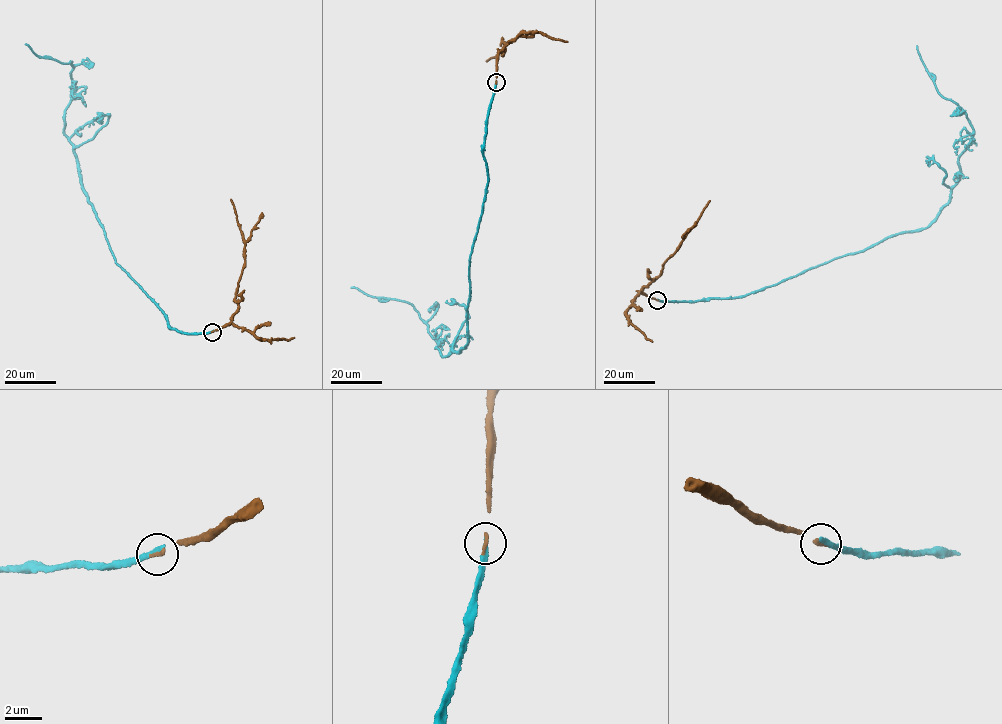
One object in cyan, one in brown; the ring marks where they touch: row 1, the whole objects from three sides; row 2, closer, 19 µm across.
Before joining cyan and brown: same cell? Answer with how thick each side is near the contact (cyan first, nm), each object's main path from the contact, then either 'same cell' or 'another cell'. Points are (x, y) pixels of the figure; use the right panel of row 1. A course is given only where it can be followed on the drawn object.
calibres 320 and 200 nm; course cyan (657, 299), (747, 295), (928, 226), (949, 201), (973, 128), (964, 110), (937, 91), (917, 46); course brown (657, 300), (641, 291), (642, 288), (659, 276), (662, 264), (675, 253), (709, 200); same cell

